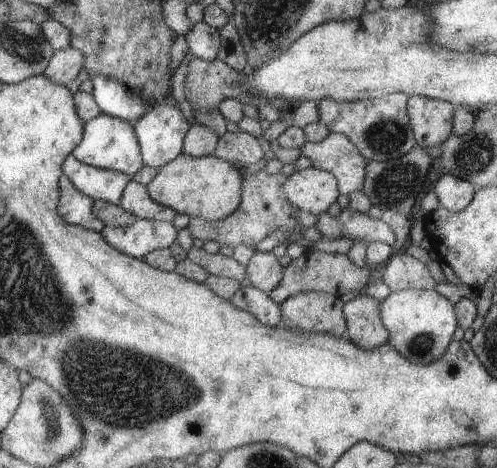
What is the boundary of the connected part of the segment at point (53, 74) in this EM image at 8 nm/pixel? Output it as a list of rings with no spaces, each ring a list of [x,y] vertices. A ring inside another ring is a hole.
[[[67,46],[52,54],[41,75],[55,84],[65,85],[77,76],[83,61],[81,52]]]

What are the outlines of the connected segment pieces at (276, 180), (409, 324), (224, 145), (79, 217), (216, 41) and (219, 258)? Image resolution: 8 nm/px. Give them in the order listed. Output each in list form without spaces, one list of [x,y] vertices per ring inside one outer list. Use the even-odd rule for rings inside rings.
[[[263,169],[254,174],[246,175],[240,180],[239,206],[225,218],[216,221],[206,221],[199,217],[190,217],[186,226],[192,238],[201,240],[213,240],[219,246],[227,244],[235,247],[244,244],[253,248],[260,240],[263,240],[274,230],[299,231],[303,228],[297,221],[298,209],[286,198],[282,189],[286,176],[281,173],[269,174]]]
[[[405,289],[390,293],[380,302],[380,319],[388,332],[388,343],[409,362],[433,362],[443,352],[457,328],[454,304],[434,289]]]
[[[240,130],[225,131],[216,142],[213,154],[231,164],[253,164],[262,158],[265,149],[258,138]]]
[[[63,173],[58,178],[59,198],[57,214],[69,225],[79,225],[100,232],[104,224],[93,216],[93,199],[79,192]]]
[[[201,22],[194,24],[187,34],[184,34],[189,52],[198,59],[210,61],[216,58],[220,47],[220,34],[215,27]]]
[[[191,247],[186,251],[186,258],[192,263],[202,266],[209,275],[227,277],[241,281],[247,277],[245,267],[237,263],[232,257],[226,257],[219,253],[207,253],[204,249]]]

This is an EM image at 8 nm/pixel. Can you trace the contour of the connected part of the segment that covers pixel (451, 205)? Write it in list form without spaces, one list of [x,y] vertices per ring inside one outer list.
[[[442,173],[432,188],[439,206],[451,212],[463,210],[471,202],[477,189],[468,180],[454,177],[449,173]]]

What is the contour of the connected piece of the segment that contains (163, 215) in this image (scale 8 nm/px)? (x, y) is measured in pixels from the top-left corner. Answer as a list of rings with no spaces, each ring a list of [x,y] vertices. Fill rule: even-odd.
[[[132,178],[123,189],[119,205],[137,219],[172,222],[176,212],[166,206],[157,204],[148,194],[146,186]]]

